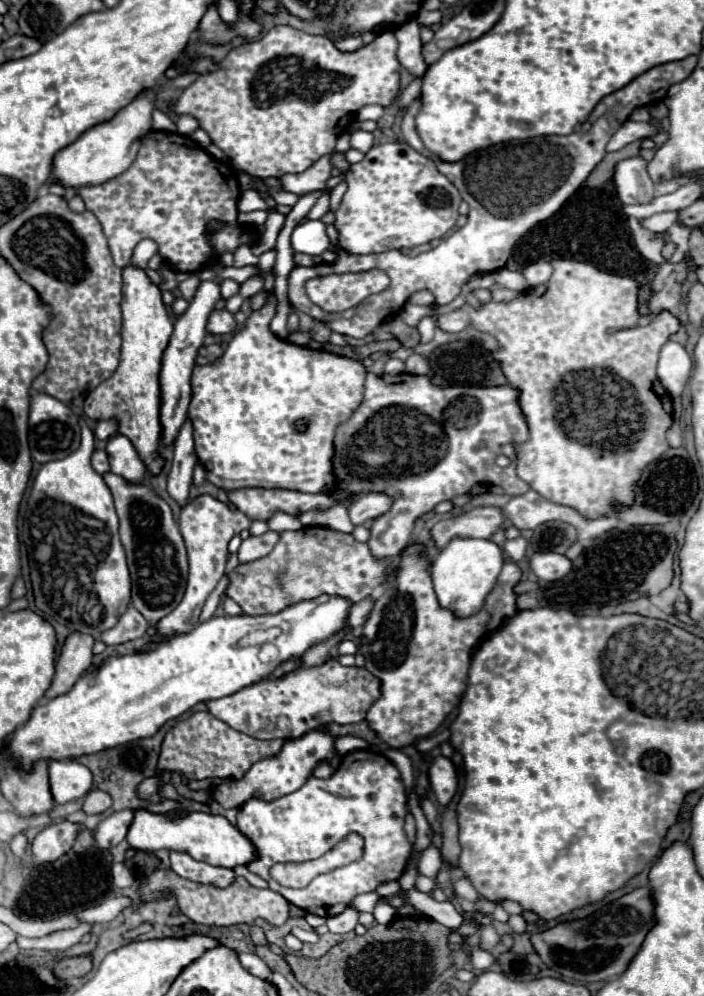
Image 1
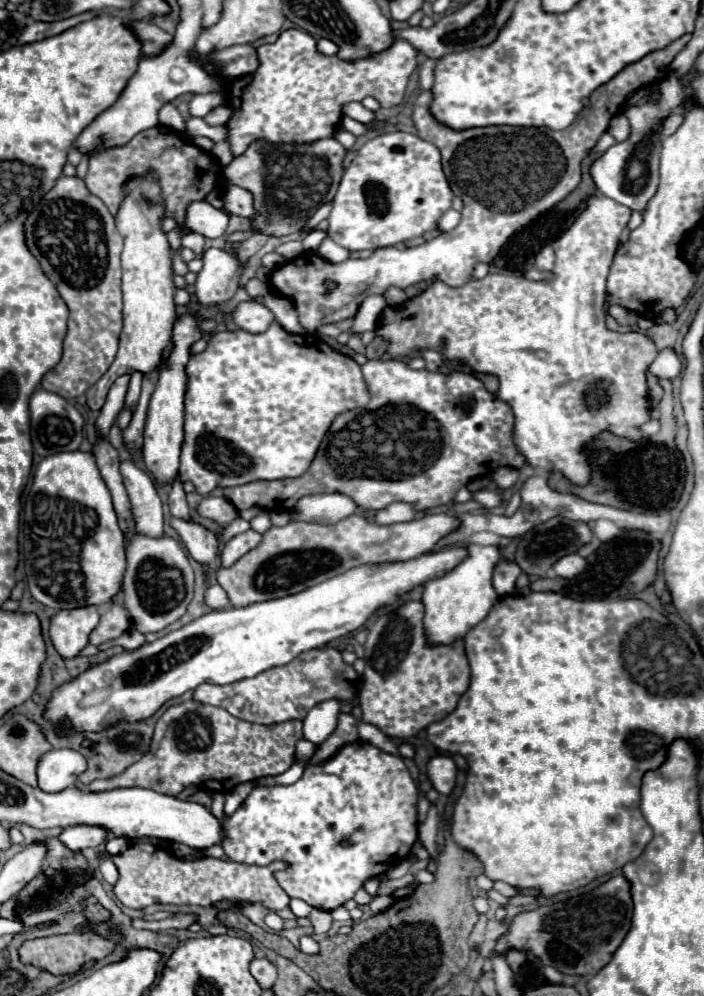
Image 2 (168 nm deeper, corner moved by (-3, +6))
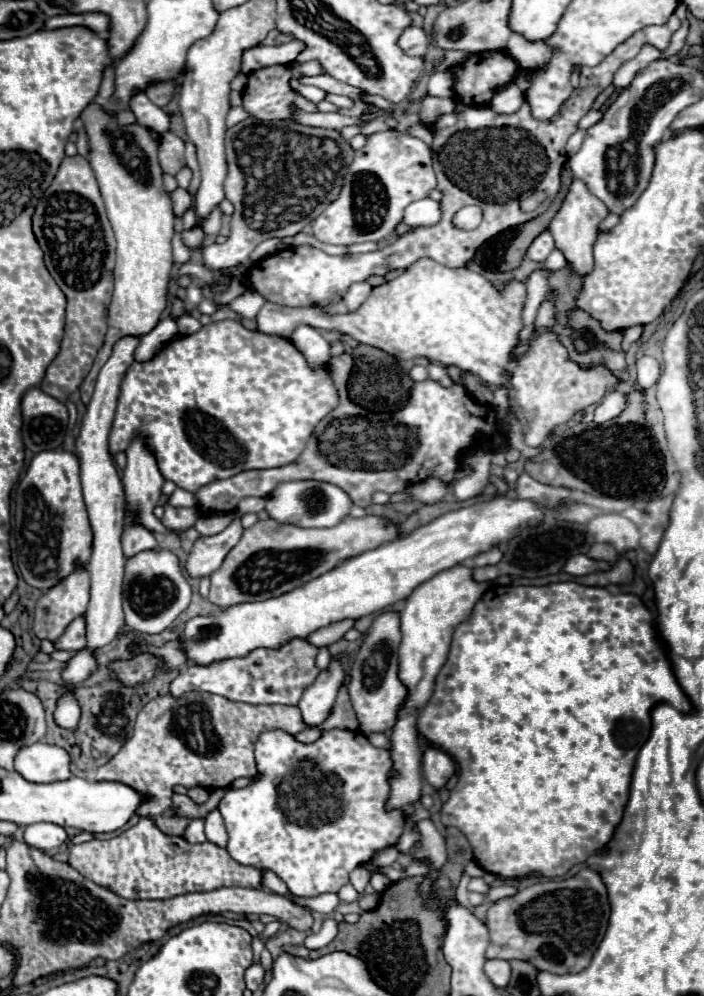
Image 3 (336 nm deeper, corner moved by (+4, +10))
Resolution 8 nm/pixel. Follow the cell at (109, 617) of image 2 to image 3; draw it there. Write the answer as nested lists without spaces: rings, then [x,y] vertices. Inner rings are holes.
[[[85,616],[75,618],[69,624],[69,630],[55,642],[59,650],[81,650],[85,646]]]

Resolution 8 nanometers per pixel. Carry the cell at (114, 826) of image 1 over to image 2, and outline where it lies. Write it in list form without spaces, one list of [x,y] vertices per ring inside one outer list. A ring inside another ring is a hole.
[[[70,826],[70,828],[64,828],[58,836],[58,840],[72,852],[84,850],[84,848],[96,848],[104,844],[106,838],[108,838],[108,832],[100,830],[98,826]]]

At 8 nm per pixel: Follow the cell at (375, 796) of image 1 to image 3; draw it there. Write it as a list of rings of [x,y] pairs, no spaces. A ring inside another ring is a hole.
[[[267,730],[259,736],[257,744],[255,744],[255,760],[257,760],[257,770],[263,774],[261,780],[257,780],[255,784],[247,786],[247,788],[229,788],[227,794],[223,796],[223,800],[219,802],[219,812],[225,820],[225,828],[227,828],[227,852],[233,860],[237,860],[243,866],[257,866],[257,868],[267,868],[273,870],[291,890],[291,894],[295,896],[319,896],[319,894],[327,894],[327,892],[339,892],[345,884],[349,884],[349,874],[357,868],[367,864],[377,852],[381,852],[383,848],[395,846],[397,840],[403,834],[405,828],[405,812],[399,808],[387,810],[387,800],[391,794],[391,778],[397,774],[393,768],[393,760],[391,754],[383,748],[375,748],[373,744],[369,744],[367,736],[359,730],[351,732],[351,730],[329,730],[325,732],[317,742],[313,744],[301,744],[297,742],[293,736],[285,734],[283,730]]]

